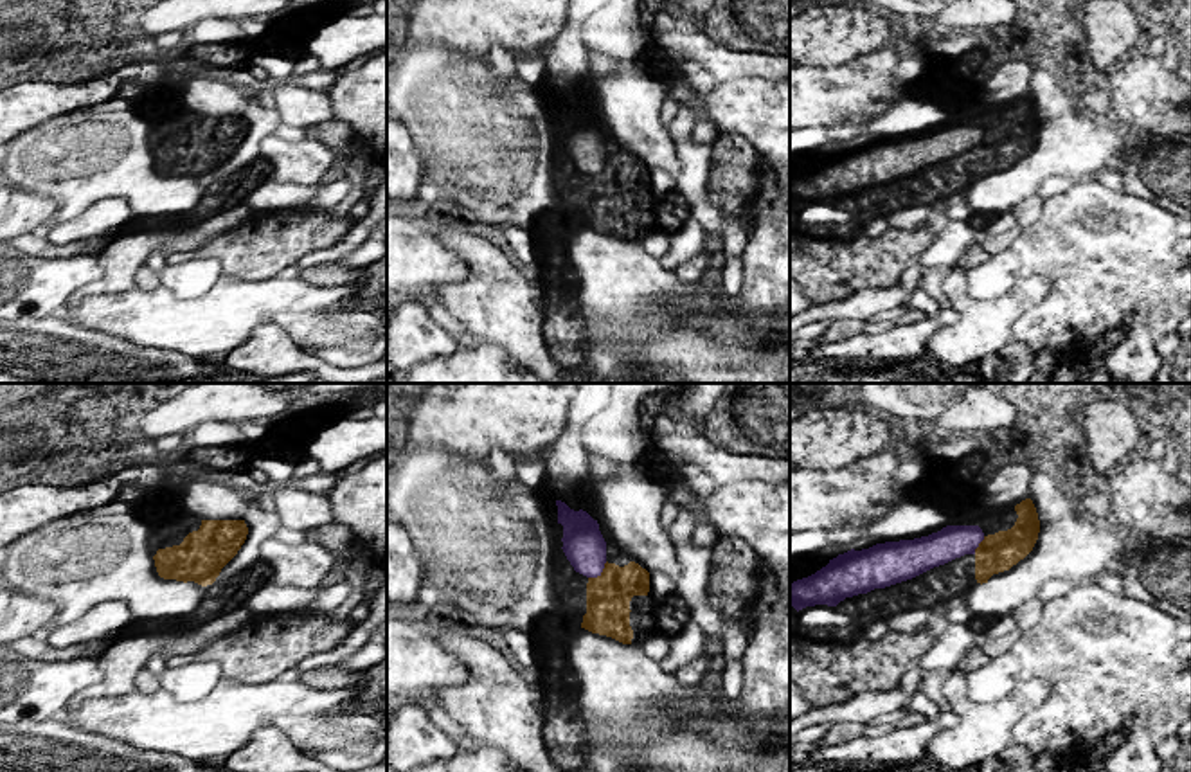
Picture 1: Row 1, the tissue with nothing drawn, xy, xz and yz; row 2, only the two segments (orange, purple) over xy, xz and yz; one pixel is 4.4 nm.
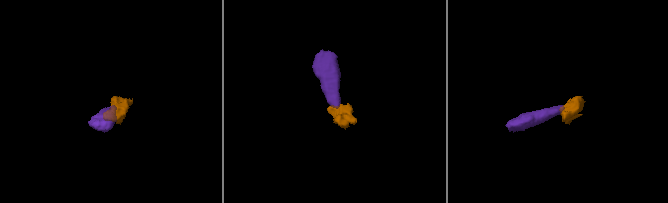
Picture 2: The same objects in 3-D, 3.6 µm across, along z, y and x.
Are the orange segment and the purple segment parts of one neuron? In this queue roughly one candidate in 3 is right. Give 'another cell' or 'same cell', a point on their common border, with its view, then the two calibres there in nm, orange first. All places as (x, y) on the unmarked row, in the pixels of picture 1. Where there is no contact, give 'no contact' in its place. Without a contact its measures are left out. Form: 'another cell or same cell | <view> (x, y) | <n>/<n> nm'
same cell | xz (601, 170) | 200/190 nm

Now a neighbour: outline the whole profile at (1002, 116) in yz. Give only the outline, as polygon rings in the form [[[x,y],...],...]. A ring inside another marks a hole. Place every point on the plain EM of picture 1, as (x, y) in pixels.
[[[1006,103],[988,110],[977,108],[973,115],[975,115],[975,121],[982,126],[984,133],[995,131],[998,128],[1007,128],[1016,119],[1015,103]]]

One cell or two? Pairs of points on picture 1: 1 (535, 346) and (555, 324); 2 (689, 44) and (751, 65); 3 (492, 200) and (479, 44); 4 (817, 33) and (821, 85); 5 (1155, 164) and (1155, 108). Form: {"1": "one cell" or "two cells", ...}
{"1": "two cells", "2": "one cell", "3": "two cells", "4": "two cells", "5": "two cells"}

